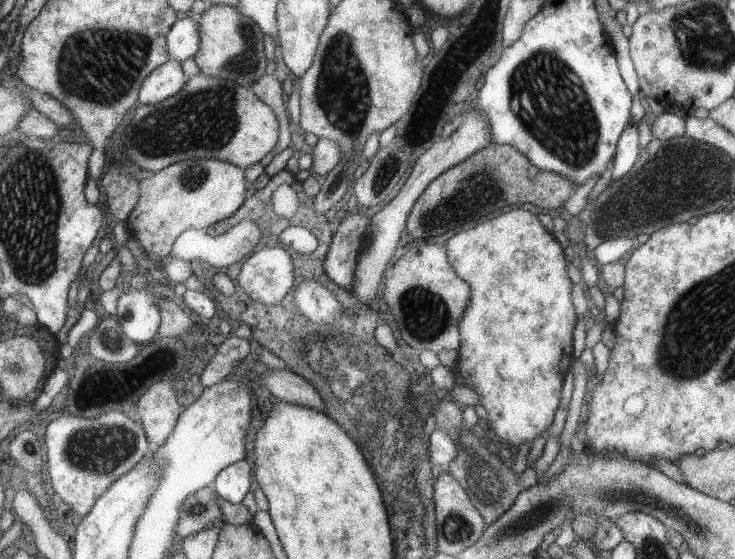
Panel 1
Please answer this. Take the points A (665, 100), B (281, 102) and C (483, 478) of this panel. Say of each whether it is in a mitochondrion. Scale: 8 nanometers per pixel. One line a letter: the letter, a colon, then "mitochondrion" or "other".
A: other
B: other
C: mitochondrion

